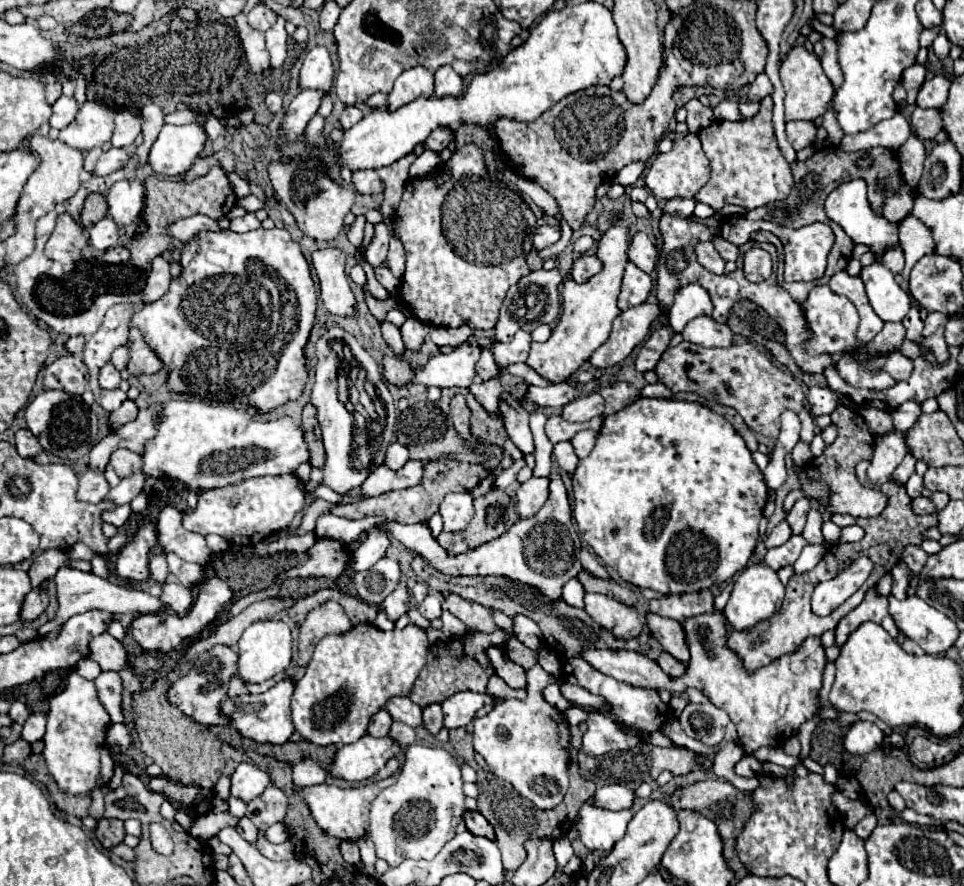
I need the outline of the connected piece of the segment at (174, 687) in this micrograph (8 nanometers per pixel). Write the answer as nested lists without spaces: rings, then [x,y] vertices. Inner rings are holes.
[[[214,646],[208,652],[200,654],[192,664],[186,676],[180,676],[166,688],[166,700],[176,706],[184,716],[190,716],[202,726],[226,726],[228,718],[220,714],[220,702],[226,698],[228,682],[236,674],[238,654],[228,646]]]

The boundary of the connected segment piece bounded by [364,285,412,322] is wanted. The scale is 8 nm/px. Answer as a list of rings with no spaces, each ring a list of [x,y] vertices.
[[[364,285],[364,292],[366,292],[366,302],[368,302],[368,308],[370,308],[370,312],[372,312],[372,316],[378,320],[378,322],[384,322],[384,318],[386,318],[386,312],[388,310],[392,310],[392,308],[396,308],[396,310],[402,310],[406,317],[412,317],[412,312],[408,310],[408,308],[402,308],[396,300],[392,300],[392,298],[388,298],[388,300],[376,300],[376,298],[372,298],[370,294],[368,294],[368,287]]]

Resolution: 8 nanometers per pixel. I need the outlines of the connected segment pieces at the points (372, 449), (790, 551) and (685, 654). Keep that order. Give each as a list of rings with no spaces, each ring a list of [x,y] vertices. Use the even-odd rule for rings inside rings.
[[[330,328],[322,334],[316,342],[318,366],[316,366],[316,380],[312,388],[312,404],[318,408],[318,424],[322,428],[324,450],[326,450],[326,464],[322,468],[322,484],[334,492],[346,494],[352,488],[362,486],[362,482],[374,472],[380,464],[384,464],[386,446],[392,442],[394,436],[394,422],[396,422],[396,406],[392,400],[390,390],[382,382],[382,372],[376,360],[356,342],[352,334],[342,328]],[[354,358],[364,370],[366,380],[374,386],[374,394],[370,394],[372,408],[364,408],[362,404],[354,404],[348,408],[344,402],[338,400],[338,370],[342,360]]]
[[[792,536],[786,544],[768,550],[766,556],[764,556],[764,560],[762,560],[762,564],[770,566],[772,570],[780,570],[784,566],[790,566],[800,556],[804,544],[806,544],[806,540],[802,536]]]
[[[646,612],[646,624],[666,652],[670,652],[674,658],[678,658],[682,662],[688,662],[690,652],[688,652],[688,644],[686,644],[686,632],[680,622],[666,620],[658,614]]]

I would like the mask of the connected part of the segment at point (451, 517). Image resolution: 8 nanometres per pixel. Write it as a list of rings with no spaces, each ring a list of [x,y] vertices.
[[[446,494],[446,498],[440,504],[440,514],[444,518],[444,530],[458,532],[468,526],[468,522],[474,516],[472,496],[466,494]]]

